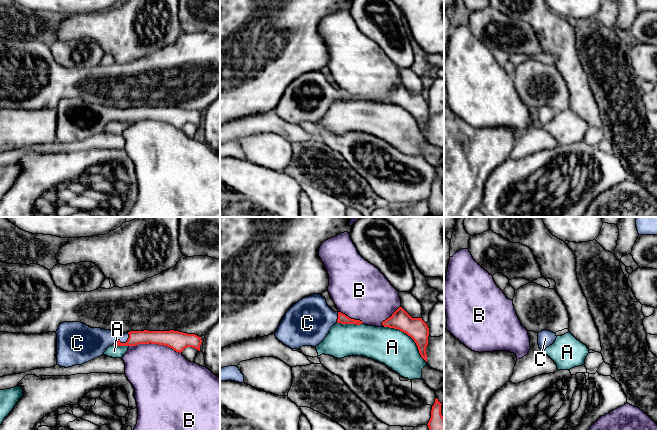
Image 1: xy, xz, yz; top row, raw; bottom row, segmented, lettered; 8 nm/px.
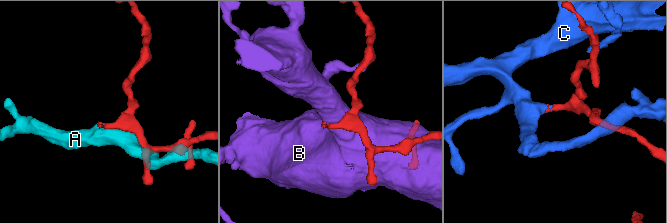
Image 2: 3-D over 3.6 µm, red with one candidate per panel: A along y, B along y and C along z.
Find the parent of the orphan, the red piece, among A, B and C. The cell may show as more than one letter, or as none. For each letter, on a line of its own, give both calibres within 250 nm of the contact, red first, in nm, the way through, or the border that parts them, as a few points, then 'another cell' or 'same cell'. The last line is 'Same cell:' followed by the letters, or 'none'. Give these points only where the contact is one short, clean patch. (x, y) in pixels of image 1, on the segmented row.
A: 170/300 nm | another cell
B: 160/460 nm | another cell
C: 110/240 nm | across xy (135, 337), (129, 338), (123, 343), (92, 342) | same cell
Same cell: C

